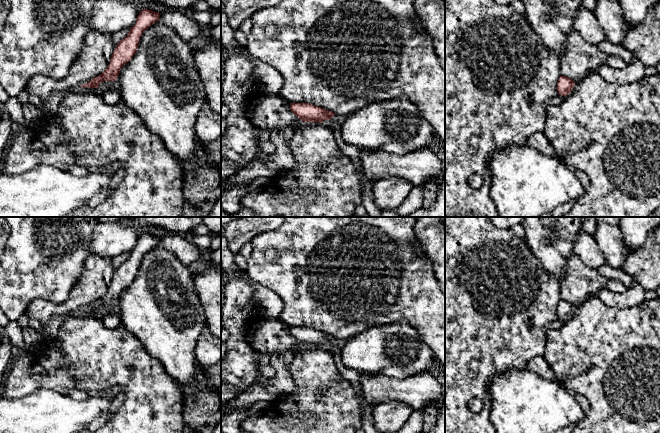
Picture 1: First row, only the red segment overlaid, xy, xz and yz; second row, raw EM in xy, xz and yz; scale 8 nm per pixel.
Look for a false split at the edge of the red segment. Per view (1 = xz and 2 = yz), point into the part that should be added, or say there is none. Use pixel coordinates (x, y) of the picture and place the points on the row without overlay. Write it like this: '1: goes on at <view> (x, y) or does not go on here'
1: does not go on here
2: does not go on here

